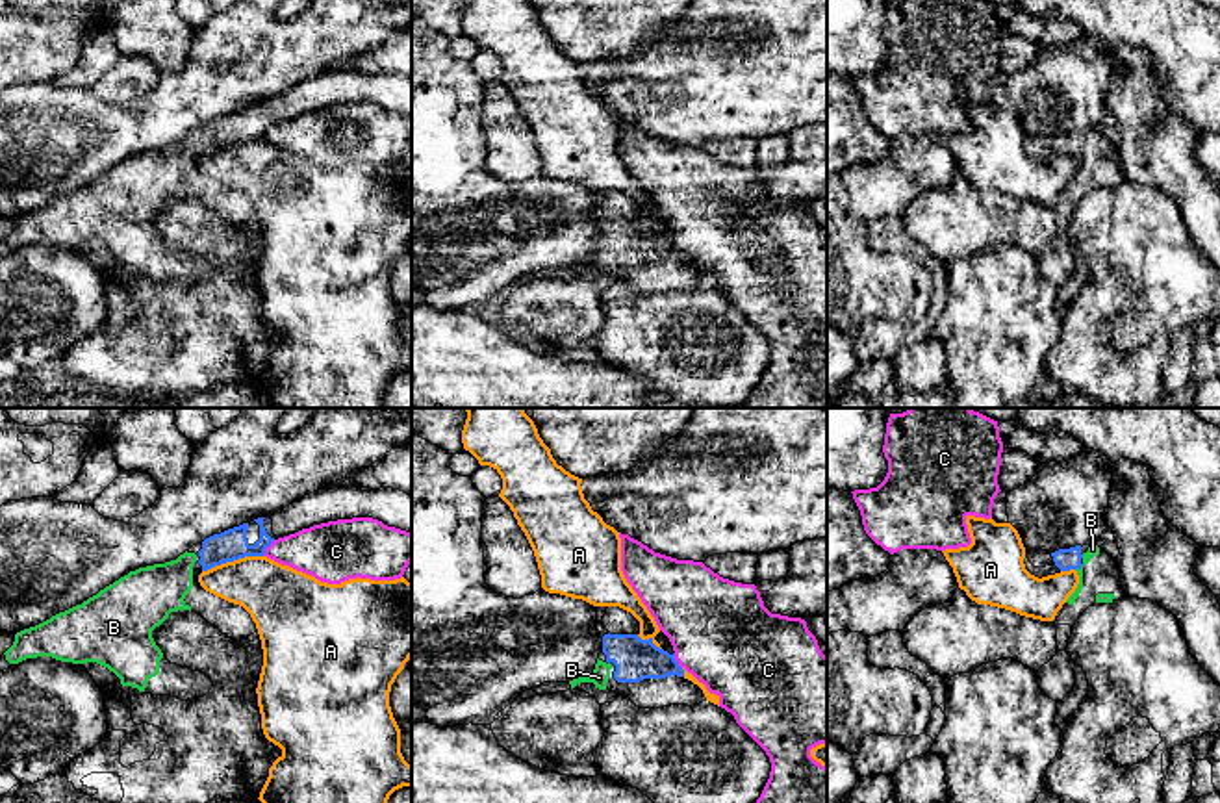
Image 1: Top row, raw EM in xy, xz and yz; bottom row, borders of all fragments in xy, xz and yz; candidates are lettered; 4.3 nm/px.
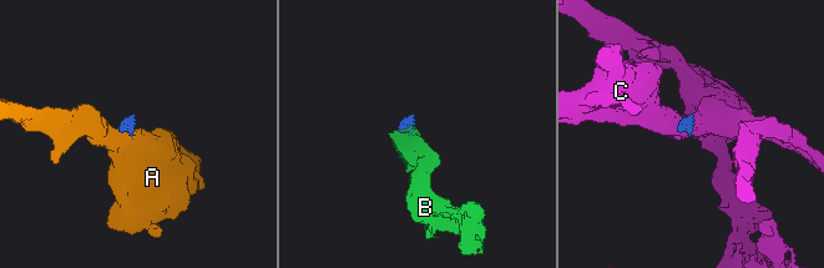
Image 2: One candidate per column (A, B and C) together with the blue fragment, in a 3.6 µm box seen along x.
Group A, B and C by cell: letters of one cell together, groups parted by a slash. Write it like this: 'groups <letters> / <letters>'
groups A / B / C

